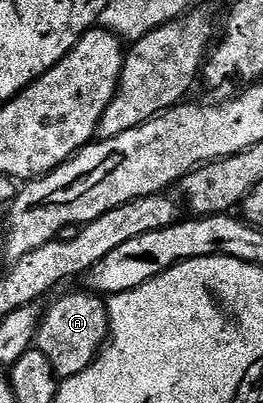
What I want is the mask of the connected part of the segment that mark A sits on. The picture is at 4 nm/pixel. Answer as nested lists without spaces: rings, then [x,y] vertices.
[[[93,292],[66,294],[50,307],[45,307],[42,323],[38,326],[36,348],[48,356],[59,379],[71,378],[94,363],[110,332],[110,312],[107,303]]]

